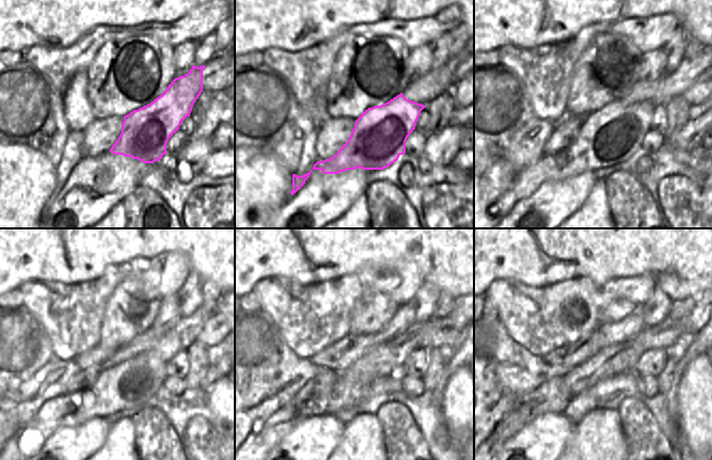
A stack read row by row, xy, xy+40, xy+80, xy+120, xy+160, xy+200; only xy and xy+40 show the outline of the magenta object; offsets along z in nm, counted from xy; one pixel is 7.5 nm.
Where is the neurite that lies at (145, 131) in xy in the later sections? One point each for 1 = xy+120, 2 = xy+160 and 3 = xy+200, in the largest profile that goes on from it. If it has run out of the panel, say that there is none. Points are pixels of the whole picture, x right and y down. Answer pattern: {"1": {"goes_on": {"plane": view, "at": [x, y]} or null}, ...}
{"1": {"goes_on": {"plane": "xy+120", "at": [125, 385]}}, "2": {"goes_on": {"plane": "xy+160", "at": [345, 393]}}, "3": {"goes_on": {"plane": "xy+200", "at": [529, 409]}}}

